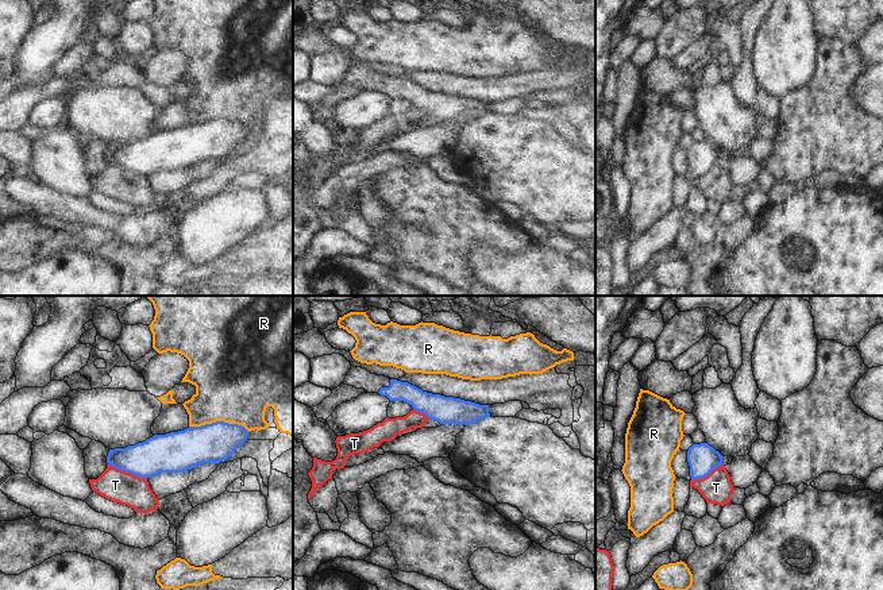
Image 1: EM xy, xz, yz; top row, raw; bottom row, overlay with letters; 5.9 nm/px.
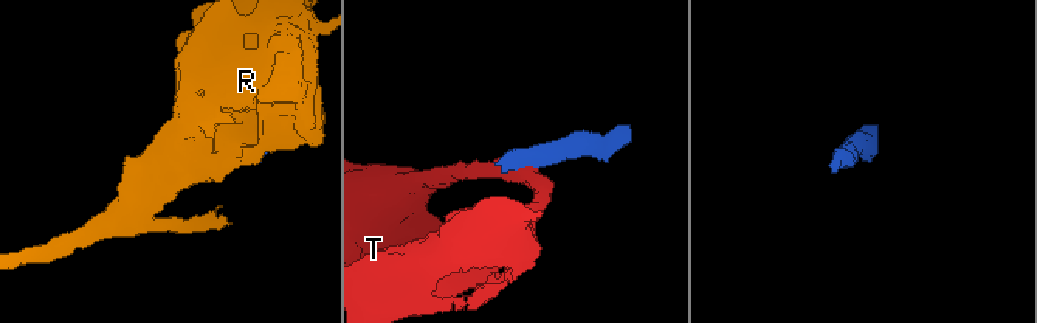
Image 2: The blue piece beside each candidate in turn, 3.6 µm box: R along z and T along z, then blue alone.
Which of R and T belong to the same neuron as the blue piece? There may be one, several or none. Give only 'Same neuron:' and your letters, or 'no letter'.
Same neuron: no letter

